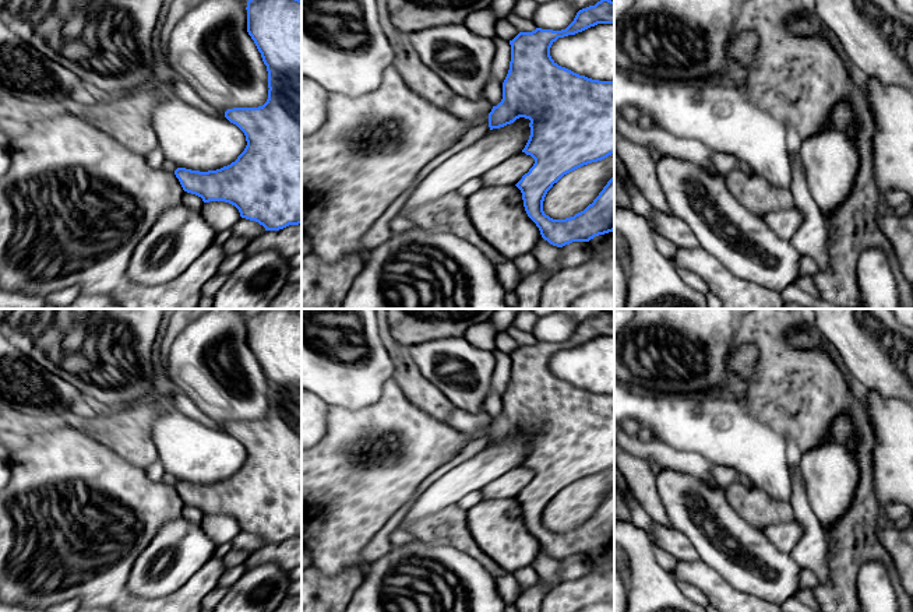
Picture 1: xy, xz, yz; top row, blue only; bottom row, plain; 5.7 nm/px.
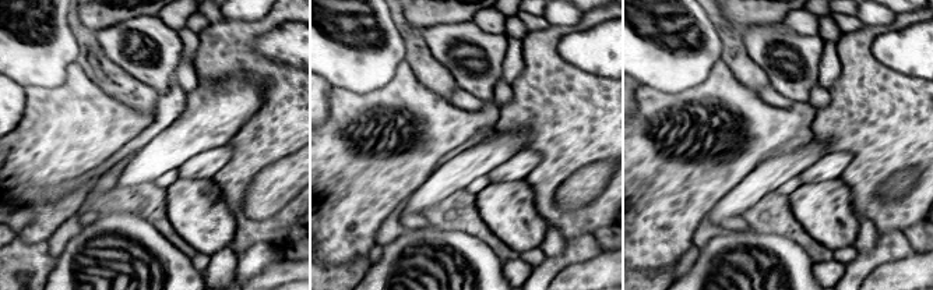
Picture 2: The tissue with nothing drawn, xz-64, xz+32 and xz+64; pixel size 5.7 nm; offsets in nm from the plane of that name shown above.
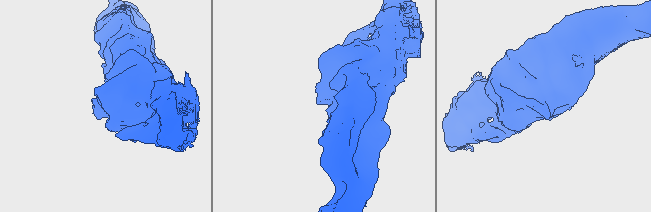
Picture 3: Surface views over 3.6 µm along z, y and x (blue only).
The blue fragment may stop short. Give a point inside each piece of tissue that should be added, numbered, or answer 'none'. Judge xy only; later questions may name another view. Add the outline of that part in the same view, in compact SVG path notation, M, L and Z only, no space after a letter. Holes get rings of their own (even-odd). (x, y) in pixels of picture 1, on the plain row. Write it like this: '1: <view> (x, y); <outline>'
none

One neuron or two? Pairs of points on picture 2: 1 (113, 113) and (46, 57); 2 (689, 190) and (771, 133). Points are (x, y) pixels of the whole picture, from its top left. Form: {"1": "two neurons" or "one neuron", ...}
{"1": "two neurons", "2": "one neuron"}

